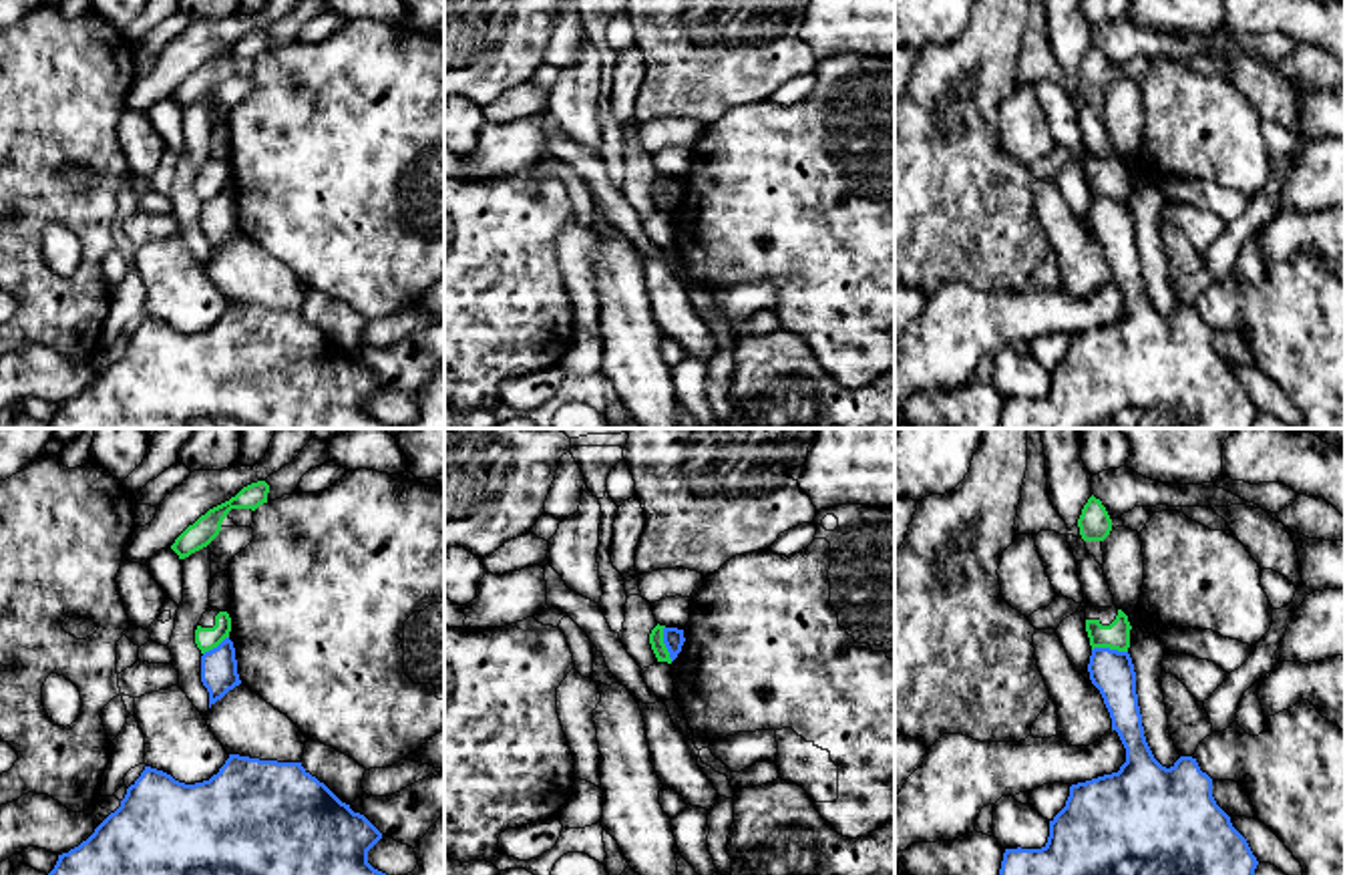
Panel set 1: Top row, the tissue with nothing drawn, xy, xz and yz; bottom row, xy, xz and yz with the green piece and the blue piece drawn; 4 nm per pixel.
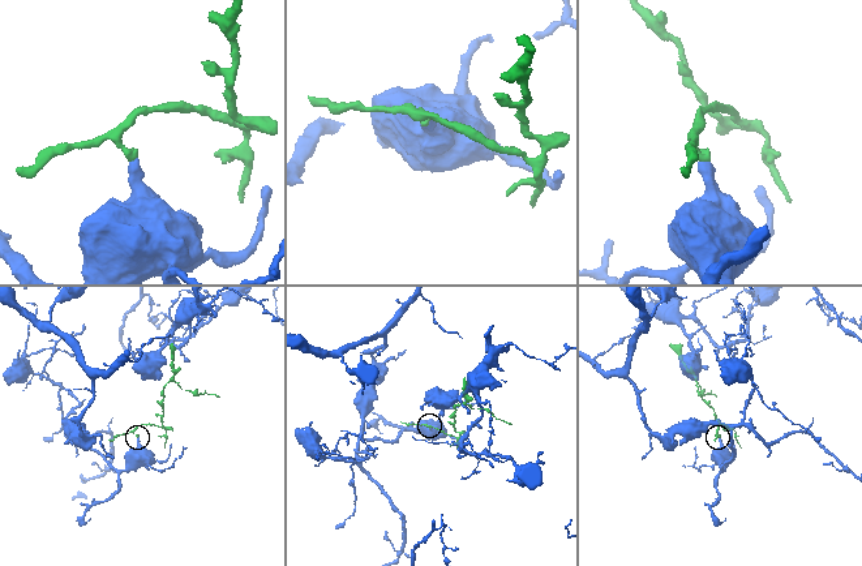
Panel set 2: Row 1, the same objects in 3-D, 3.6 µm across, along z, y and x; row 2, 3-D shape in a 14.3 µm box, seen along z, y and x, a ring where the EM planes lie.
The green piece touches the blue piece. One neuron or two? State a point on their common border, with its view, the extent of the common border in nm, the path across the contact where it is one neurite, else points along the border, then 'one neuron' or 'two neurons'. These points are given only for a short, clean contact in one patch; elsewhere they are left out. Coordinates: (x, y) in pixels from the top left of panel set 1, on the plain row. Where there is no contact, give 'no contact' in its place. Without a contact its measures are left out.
yz (1110, 198) | 140 nm | along yz (1092, 198), (1126, 202) | two neurons

